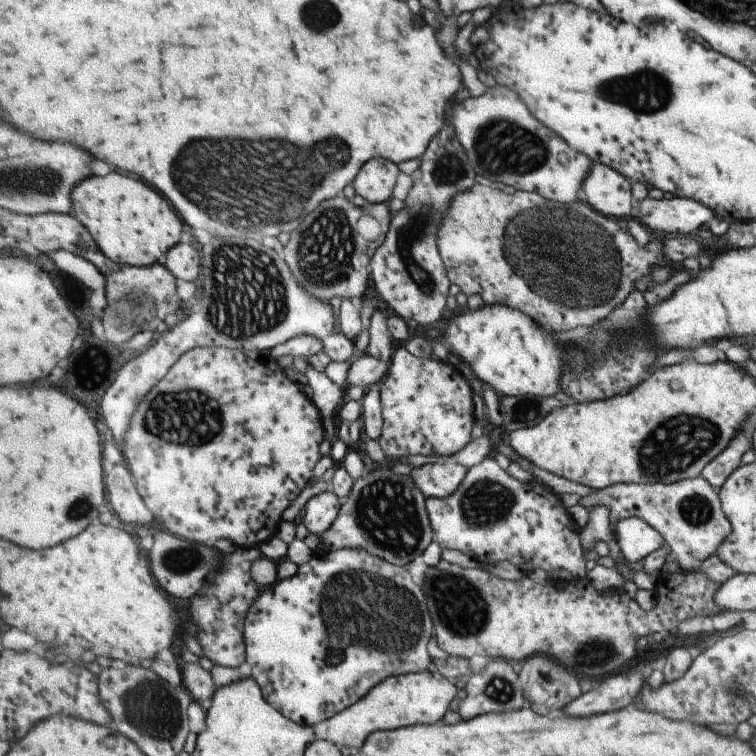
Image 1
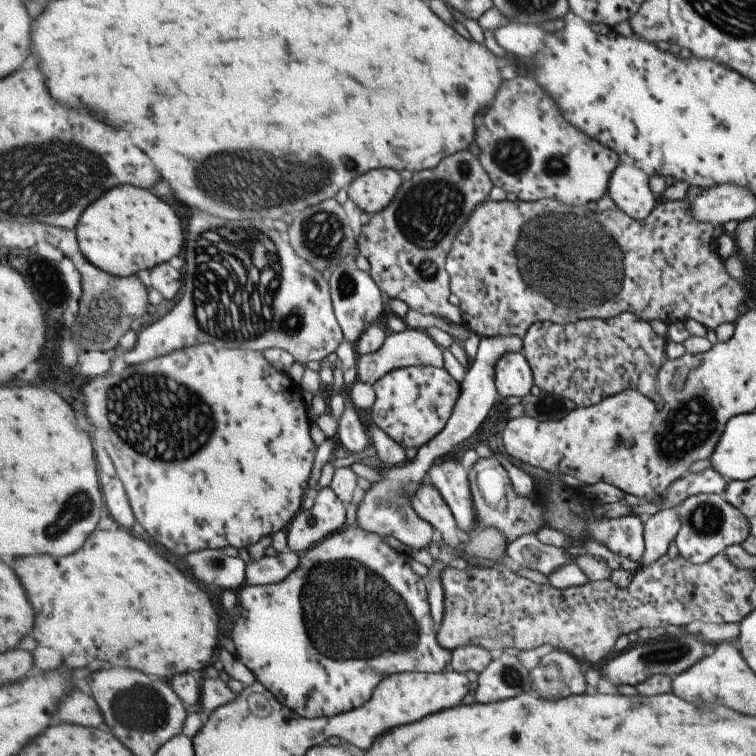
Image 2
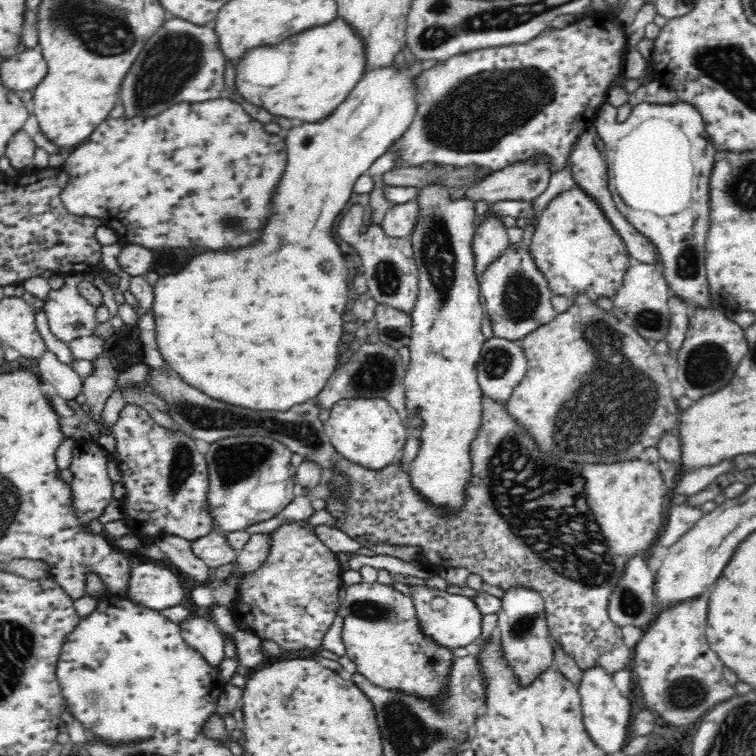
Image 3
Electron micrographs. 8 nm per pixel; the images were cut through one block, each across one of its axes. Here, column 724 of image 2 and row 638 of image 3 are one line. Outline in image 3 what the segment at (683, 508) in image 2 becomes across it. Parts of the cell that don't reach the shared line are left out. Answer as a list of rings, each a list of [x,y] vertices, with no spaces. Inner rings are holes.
[[[528,586],[503,590],[500,598],[502,606],[498,612],[497,628],[501,642],[501,652],[504,654],[506,664],[513,673],[521,678],[521,683],[528,686],[542,670],[553,666],[554,642],[549,633],[548,623],[544,612],[544,601],[540,593]]]

